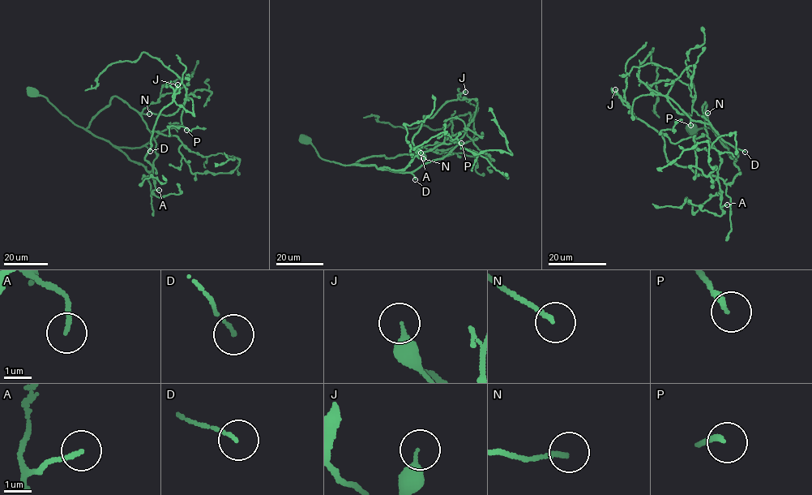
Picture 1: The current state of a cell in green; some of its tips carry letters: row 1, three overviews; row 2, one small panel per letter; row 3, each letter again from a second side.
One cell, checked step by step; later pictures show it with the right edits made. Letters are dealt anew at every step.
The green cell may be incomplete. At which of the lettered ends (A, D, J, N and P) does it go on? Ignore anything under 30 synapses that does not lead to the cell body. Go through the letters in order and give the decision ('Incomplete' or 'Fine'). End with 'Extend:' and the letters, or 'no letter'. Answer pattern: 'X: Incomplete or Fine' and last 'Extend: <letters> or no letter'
A: Fine
D: Fine
J: Fine
N: Incomplete
P: Fine
Extend: N

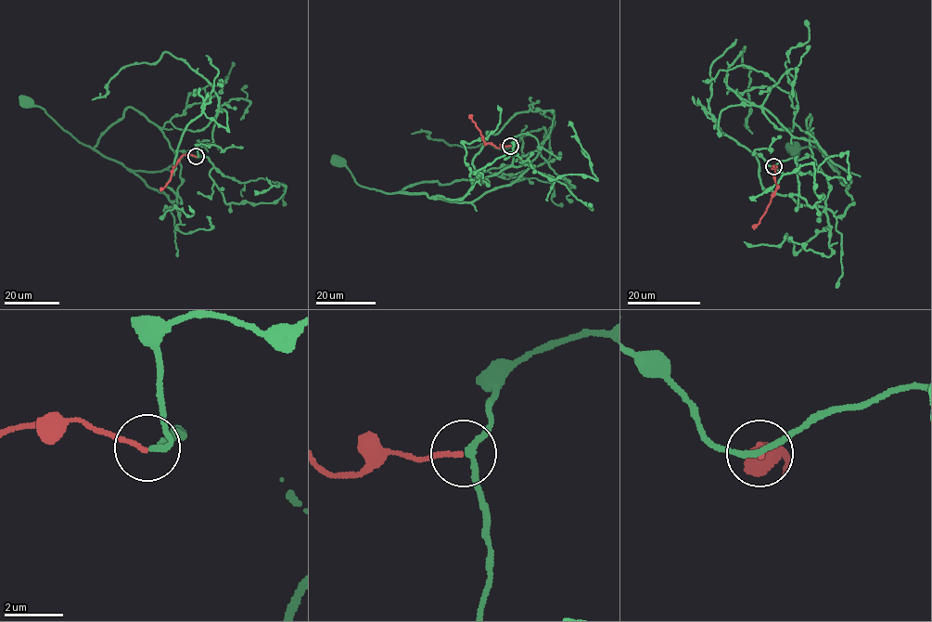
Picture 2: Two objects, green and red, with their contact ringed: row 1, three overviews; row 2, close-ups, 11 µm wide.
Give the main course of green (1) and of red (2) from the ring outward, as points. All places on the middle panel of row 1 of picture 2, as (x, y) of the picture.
1: (511, 145), (512, 164), (498, 173), (445, 185), (422, 182), (388, 193), (362, 187), (338, 161)
2: (510, 145), (497, 148), (484, 142), (469, 114)

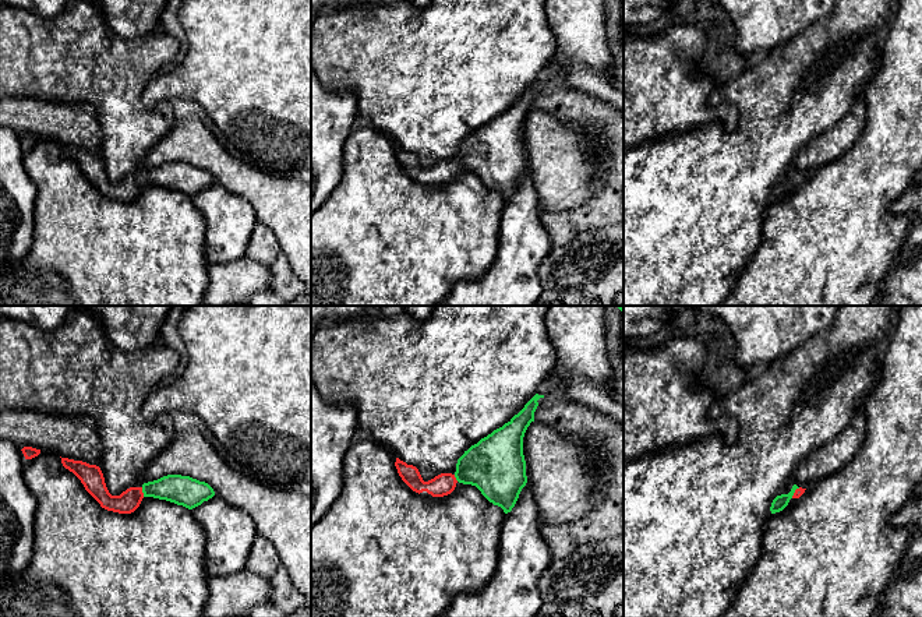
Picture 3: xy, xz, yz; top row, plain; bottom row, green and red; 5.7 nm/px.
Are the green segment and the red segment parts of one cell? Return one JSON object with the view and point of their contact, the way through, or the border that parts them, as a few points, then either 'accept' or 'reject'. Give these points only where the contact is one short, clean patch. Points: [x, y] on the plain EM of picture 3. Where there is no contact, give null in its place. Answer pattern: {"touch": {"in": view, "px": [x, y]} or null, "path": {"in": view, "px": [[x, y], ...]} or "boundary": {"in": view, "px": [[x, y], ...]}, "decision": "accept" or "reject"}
{"touch": {"in": "xy", "px": [142, 179]}, "path": {"in": "xy", "px": [[183, 177], [142, 179], [127, 189]]}, "decision": "accept"}

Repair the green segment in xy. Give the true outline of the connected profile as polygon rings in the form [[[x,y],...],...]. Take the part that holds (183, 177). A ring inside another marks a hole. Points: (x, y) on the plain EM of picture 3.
[[[61,145],[61,151],[81,168],[102,195],[119,201],[134,200],[144,184],[166,187],[192,197],[215,183],[208,170],[181,162],[167,162],[141,174],[130,174],[120,183],[112,183],[99,154],[68,145]]]

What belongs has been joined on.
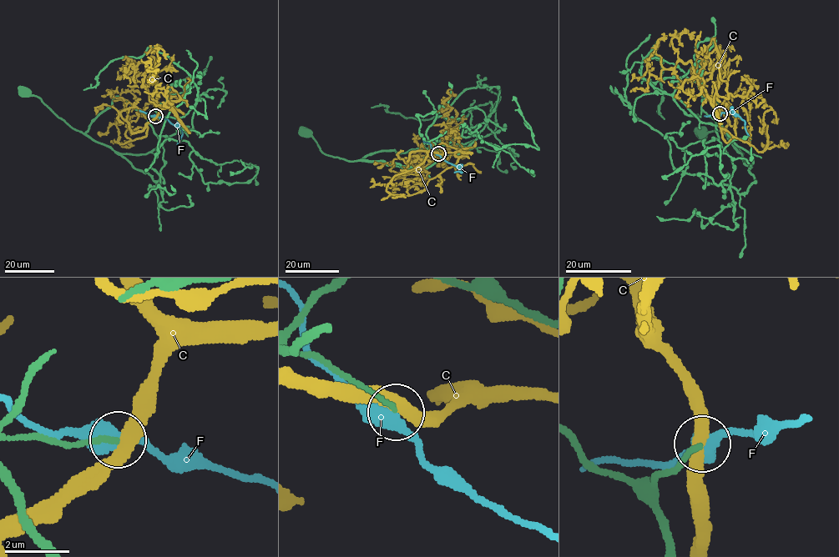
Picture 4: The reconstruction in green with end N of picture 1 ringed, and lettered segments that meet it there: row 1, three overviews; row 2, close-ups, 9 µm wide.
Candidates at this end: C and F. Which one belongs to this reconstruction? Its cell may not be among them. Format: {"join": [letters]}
{"join": []}

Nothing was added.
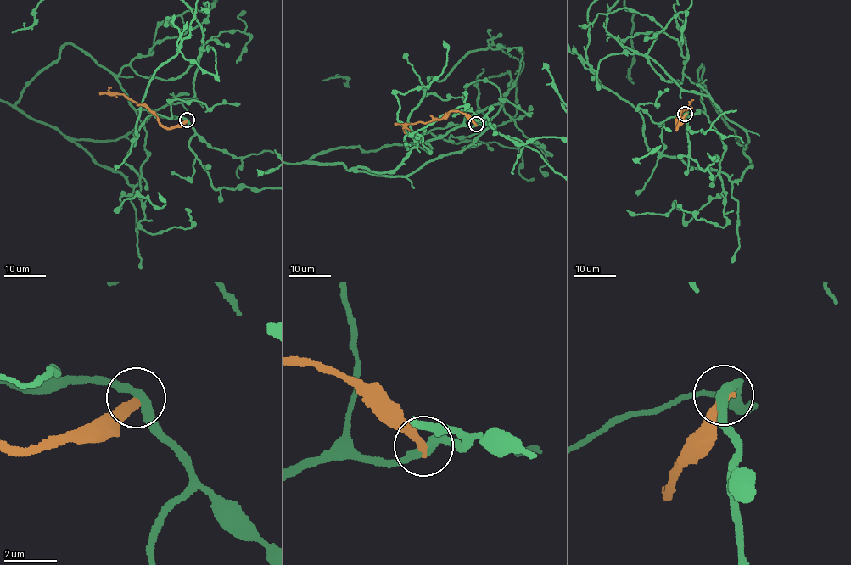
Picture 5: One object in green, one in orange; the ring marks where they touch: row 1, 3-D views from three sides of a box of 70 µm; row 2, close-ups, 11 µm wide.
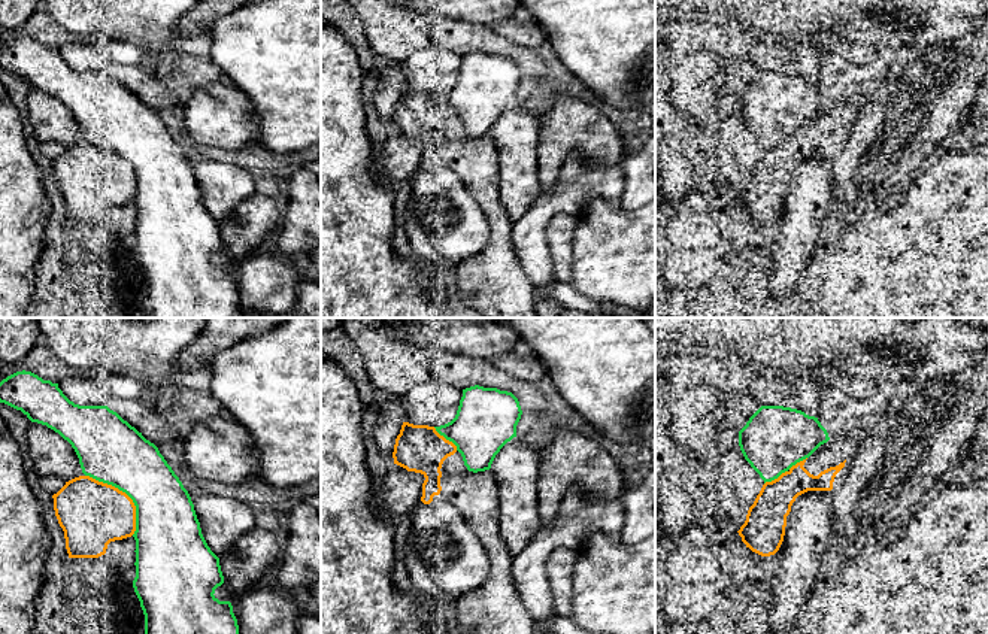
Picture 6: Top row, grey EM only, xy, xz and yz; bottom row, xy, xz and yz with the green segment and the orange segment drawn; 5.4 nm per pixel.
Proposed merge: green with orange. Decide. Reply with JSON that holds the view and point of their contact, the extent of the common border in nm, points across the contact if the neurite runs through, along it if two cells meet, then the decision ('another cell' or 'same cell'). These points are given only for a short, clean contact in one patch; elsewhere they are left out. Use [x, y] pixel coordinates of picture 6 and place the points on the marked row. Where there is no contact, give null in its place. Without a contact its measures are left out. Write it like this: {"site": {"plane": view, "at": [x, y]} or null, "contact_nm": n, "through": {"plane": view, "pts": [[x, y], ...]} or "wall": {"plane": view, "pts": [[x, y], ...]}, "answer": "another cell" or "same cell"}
{"site": {"plane": "xy", "at": [126, 493]}, "contact_nm": 420, "answer": "another cell"}

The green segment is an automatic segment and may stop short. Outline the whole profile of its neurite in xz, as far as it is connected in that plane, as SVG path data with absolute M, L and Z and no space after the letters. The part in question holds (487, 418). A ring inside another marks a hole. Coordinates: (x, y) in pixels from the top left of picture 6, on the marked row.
M479 385L463 389L455 418L436 431L457 446L469 471L491 468L500 449L516 437L522 410L507 391Z

